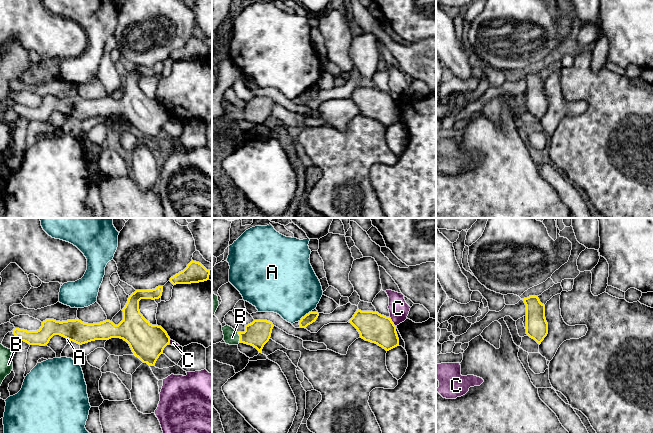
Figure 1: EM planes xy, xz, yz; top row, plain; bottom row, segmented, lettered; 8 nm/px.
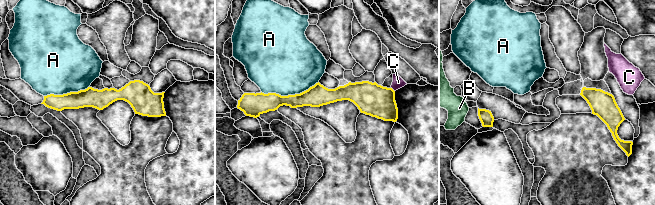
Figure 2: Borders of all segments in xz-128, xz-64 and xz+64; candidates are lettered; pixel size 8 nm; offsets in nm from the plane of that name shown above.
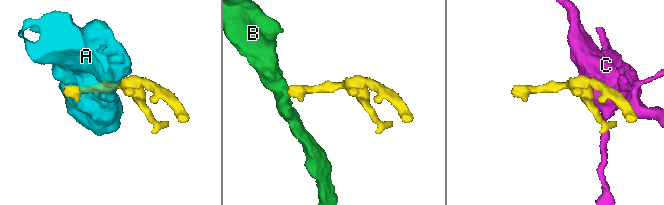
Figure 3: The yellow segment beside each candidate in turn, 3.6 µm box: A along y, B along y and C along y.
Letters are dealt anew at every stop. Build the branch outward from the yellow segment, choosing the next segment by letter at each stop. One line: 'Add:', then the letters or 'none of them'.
Add: B

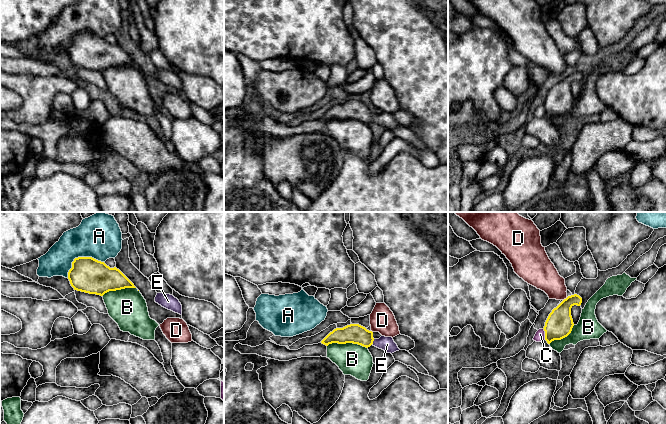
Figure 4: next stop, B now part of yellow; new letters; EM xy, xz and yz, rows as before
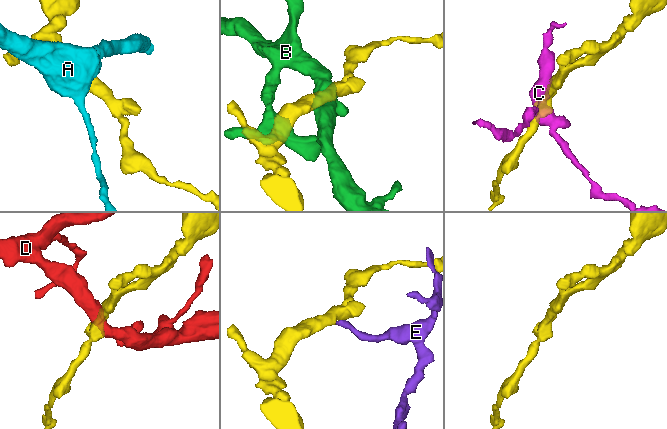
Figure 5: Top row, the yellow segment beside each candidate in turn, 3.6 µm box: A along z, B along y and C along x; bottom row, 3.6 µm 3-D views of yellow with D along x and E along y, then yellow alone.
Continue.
Add: E

